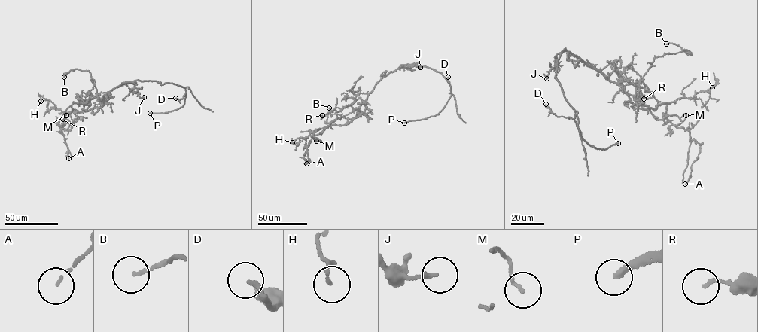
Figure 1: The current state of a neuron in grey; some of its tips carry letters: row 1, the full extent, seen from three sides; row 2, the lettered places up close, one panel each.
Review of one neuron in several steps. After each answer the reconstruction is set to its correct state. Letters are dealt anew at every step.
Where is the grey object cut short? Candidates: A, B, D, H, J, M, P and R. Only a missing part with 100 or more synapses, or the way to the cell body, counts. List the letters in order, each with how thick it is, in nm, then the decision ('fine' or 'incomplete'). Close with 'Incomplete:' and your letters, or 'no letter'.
A: 80 nm thick; fine
B: 110 nm thick; fine
D: 200 nm thick; fine
H: 80 nm thick; fine
J: 160 nm thick; fine
M: 130 nm thick; fine
P: 280 nm thick; incomplete
R: 130 nm thick; fine
Incomplete: P

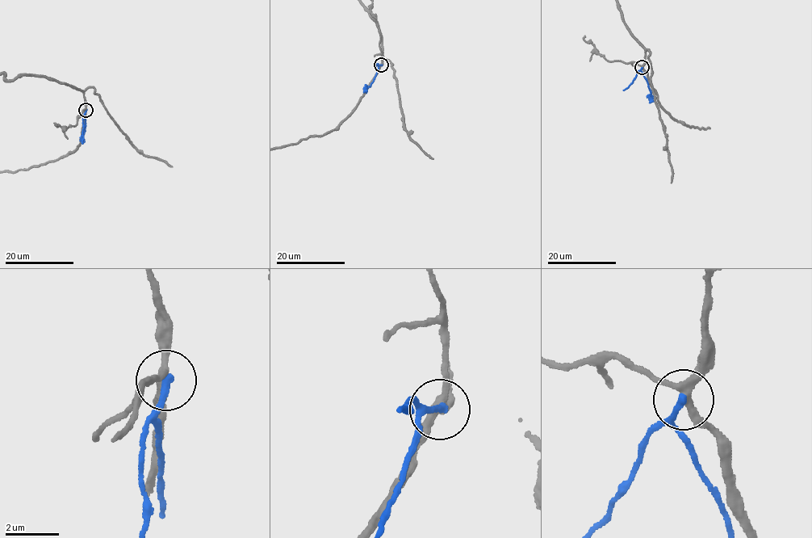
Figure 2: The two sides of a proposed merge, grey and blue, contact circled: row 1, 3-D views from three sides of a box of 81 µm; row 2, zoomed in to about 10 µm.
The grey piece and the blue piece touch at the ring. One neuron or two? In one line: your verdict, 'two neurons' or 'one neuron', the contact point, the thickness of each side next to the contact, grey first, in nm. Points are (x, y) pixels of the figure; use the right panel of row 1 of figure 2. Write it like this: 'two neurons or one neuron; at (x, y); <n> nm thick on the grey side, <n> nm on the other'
two neurons; at (642, 67); 260 nm thick on the grey side, 260 nm on the other

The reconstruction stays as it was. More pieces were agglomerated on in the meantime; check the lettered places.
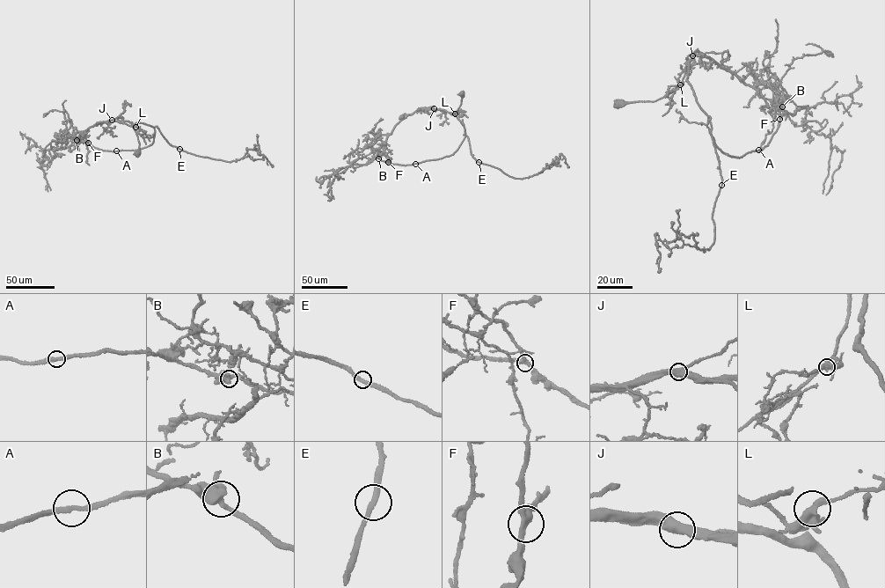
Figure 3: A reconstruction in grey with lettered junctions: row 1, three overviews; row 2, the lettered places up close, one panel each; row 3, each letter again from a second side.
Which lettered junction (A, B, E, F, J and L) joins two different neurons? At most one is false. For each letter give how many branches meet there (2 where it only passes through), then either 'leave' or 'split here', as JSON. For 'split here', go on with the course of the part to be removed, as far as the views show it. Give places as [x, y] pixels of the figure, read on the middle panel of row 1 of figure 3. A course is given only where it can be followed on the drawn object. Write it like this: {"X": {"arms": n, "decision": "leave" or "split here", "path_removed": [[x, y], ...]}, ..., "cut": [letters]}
{"A": {"arms": 2, "decision": "leave"}, "B": {"arms": 3, "decision": "leave"}, "E": {"arms": 2, "decision": "leave"}, "F": {"arms": 3, "decision": "leave"}, "J": {"arms": 3, "decision": "leave"}, "L": {"arms": 4, "decision": "leave"}, "cut": []}

